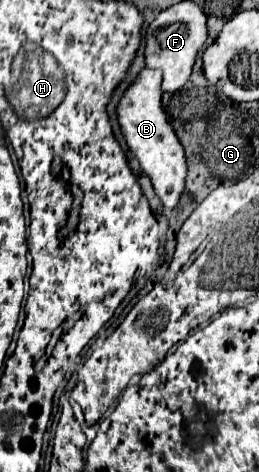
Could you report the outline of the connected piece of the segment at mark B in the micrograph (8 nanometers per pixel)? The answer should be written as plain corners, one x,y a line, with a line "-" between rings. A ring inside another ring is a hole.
145,68
139,74
139,78
129,86
129,90
123,94
117,108
117,116
131,152
137,156
143,172
153,182
155,194
161,198
165,208
175,208
185,190
187,162
185,162
185,150
163,112
161,80
163,76
159,70

